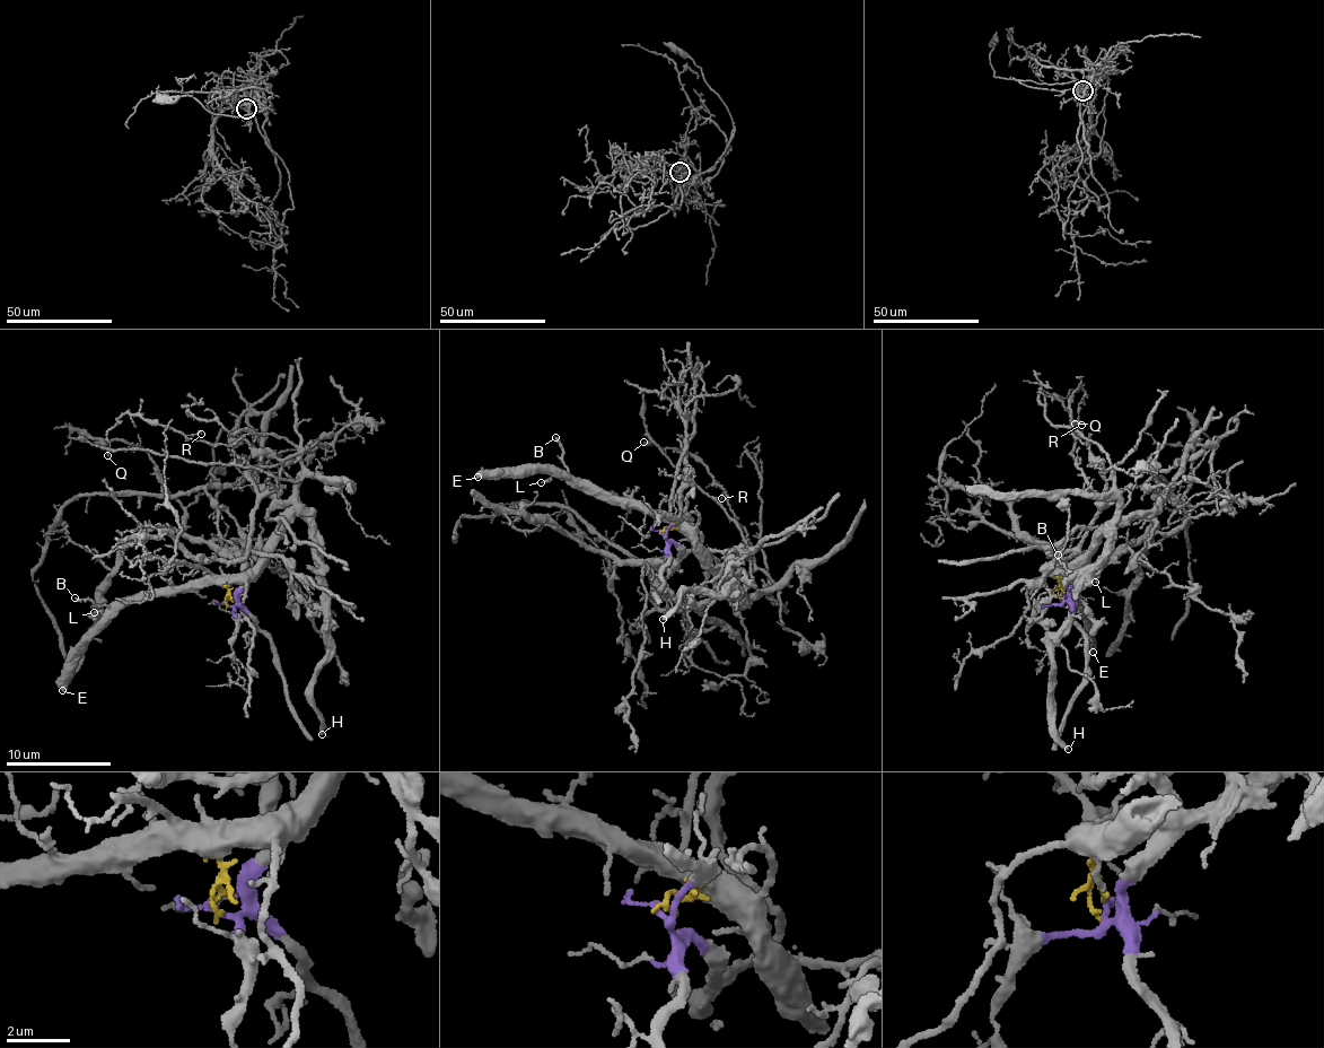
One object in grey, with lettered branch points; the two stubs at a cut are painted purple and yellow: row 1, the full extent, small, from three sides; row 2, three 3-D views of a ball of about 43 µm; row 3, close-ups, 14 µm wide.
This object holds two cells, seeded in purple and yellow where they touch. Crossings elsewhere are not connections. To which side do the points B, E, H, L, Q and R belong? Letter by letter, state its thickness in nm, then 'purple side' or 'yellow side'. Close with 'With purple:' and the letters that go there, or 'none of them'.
B: 170 nm | yellow side
E: 550 nm | yellow side
H: 320 nm | yellow side
L: 120 nm | yellow side
Q: 120 nm | purple side
R: 100 nm | purple side
With purple: Q, R

